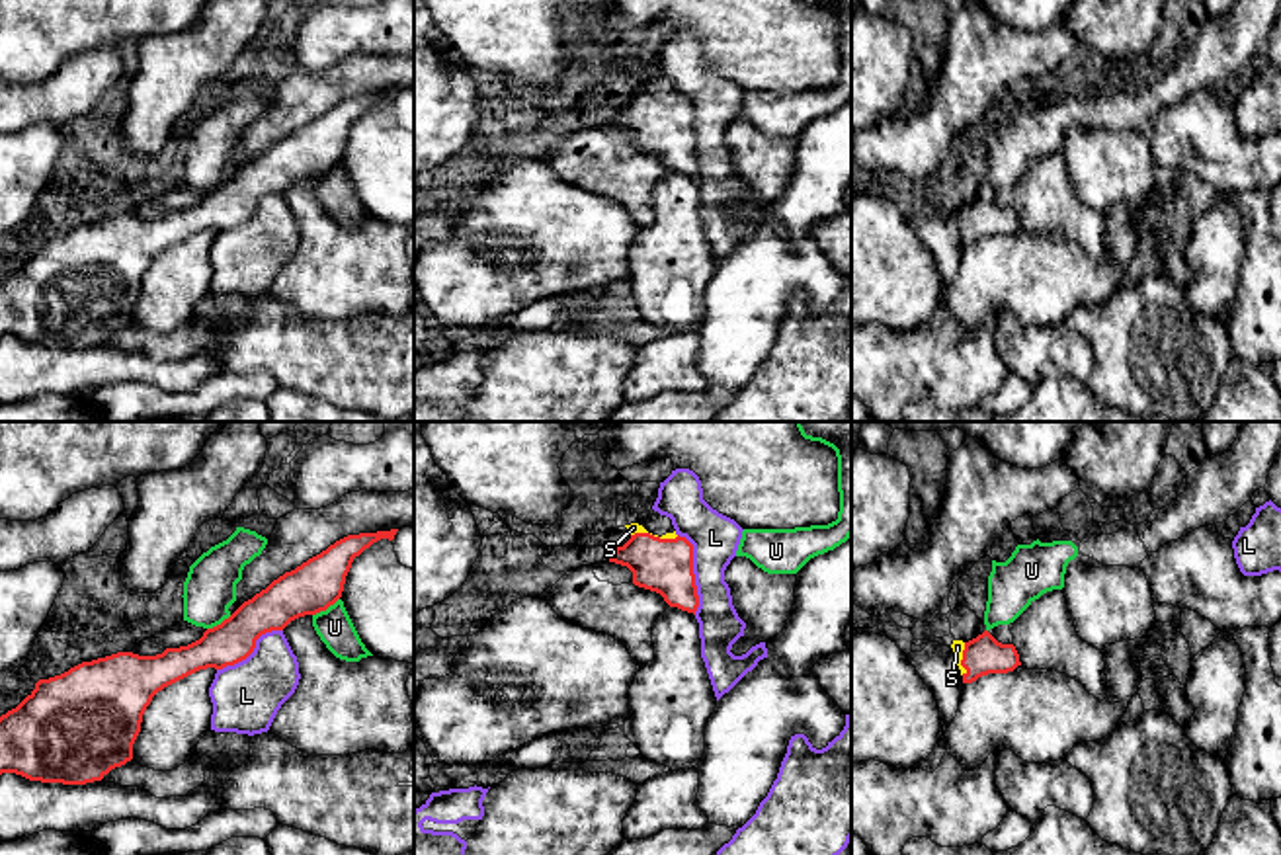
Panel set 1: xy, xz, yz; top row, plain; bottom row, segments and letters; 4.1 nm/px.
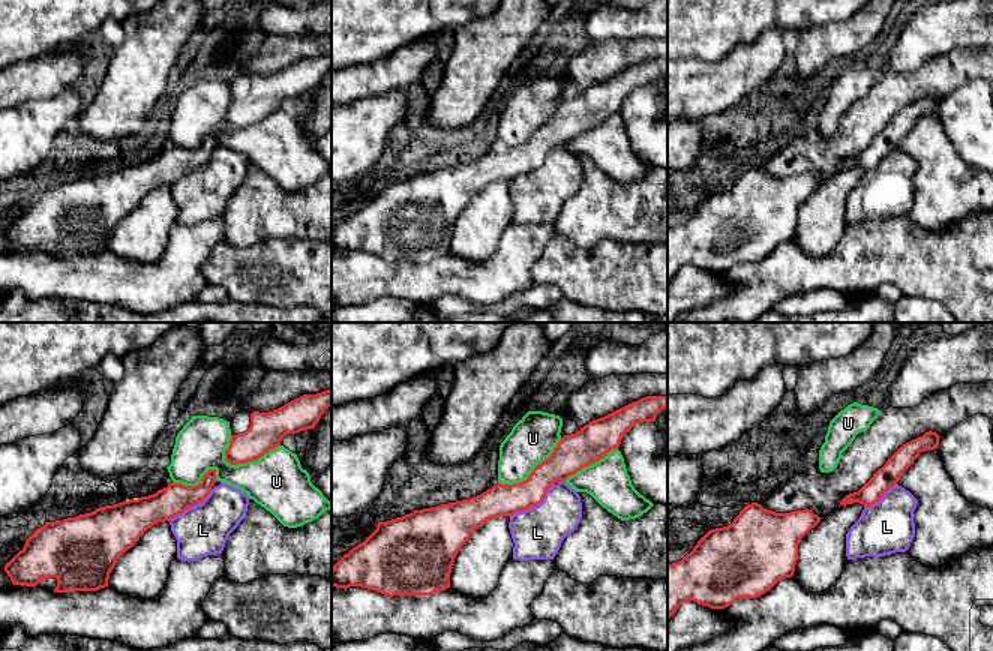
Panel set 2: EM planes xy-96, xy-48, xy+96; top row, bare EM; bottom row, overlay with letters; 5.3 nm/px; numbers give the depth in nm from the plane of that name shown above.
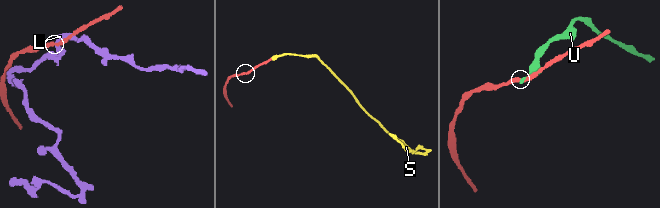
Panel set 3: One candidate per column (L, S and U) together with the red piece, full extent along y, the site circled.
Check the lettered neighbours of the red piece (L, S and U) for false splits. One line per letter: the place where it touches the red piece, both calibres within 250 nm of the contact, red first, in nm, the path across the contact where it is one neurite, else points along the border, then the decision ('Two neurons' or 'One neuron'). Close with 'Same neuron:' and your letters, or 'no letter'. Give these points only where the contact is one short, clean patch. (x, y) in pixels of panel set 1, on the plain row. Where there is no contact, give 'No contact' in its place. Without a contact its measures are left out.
L: Touches red at xz (692, 135). Thickness 220 nm (red) against 200 nm. Two neurons
S: Touches red at yz (963, 221). Thickness 160 nm (red) against 50 nm. One neuron
U: Touches red at xy (325, 172). Thickness 200 nm (red) against 150 nm. Two neurons
Same neuron: S

